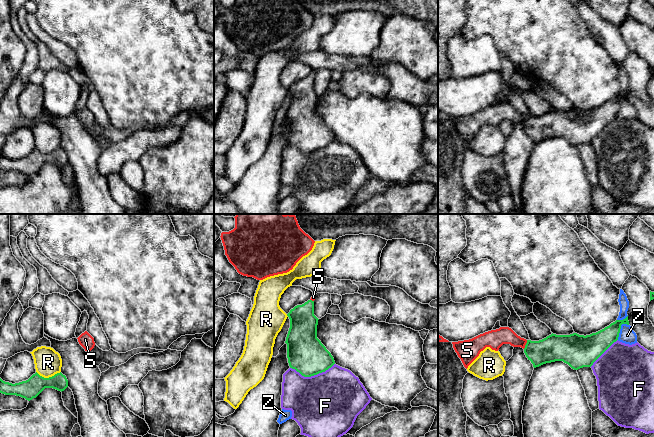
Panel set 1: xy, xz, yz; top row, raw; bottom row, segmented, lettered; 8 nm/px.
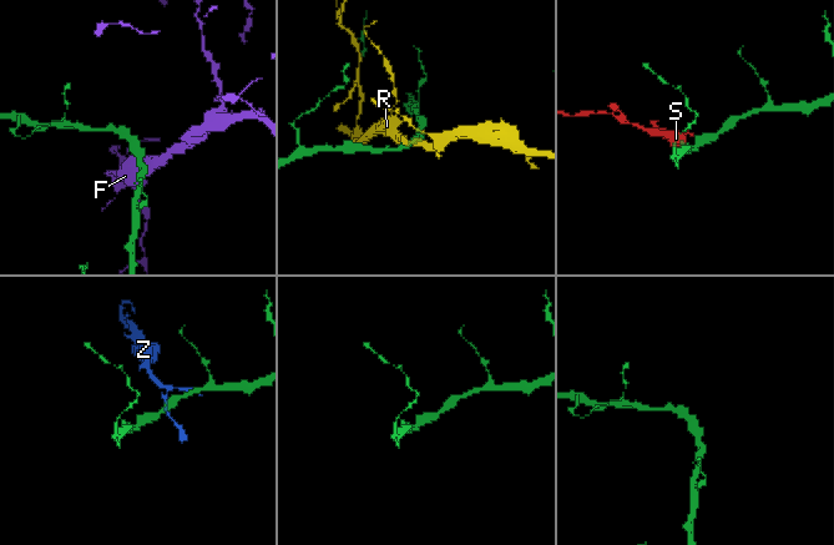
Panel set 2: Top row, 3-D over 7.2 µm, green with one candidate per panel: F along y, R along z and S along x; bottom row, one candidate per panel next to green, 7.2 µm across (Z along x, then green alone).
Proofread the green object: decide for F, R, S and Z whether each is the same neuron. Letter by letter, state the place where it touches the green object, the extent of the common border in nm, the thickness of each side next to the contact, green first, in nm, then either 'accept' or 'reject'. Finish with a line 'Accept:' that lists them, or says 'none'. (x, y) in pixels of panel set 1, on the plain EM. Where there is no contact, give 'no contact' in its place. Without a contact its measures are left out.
F: xz (312, 151) | 360 nm | 300/500 nm | reject
R: xy (49, 153) | 200 nm | 160/220 nm | reject
S: yz (526, 120) | 80 nm | 220/140 nm | accept
Z: yz (620, 104) | 160 nm | 190/120 nm | reject
Accept: S

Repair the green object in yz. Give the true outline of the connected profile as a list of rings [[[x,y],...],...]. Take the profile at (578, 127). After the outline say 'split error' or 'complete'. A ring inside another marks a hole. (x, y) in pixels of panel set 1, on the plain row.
[[[628,92],[590,111],[552,109],[539,117],[526,116],[518,112],[511,104],[500,103],[472,115],[452,118],[452,120],[466,145],[486,123],[498,127],[503,120],[510,120],[513,123],[523,124],[534,144],[546,139],[563,137],[572,145],[578,146],[591,143],[618,116],[622,100],[629,101]]]; split error

